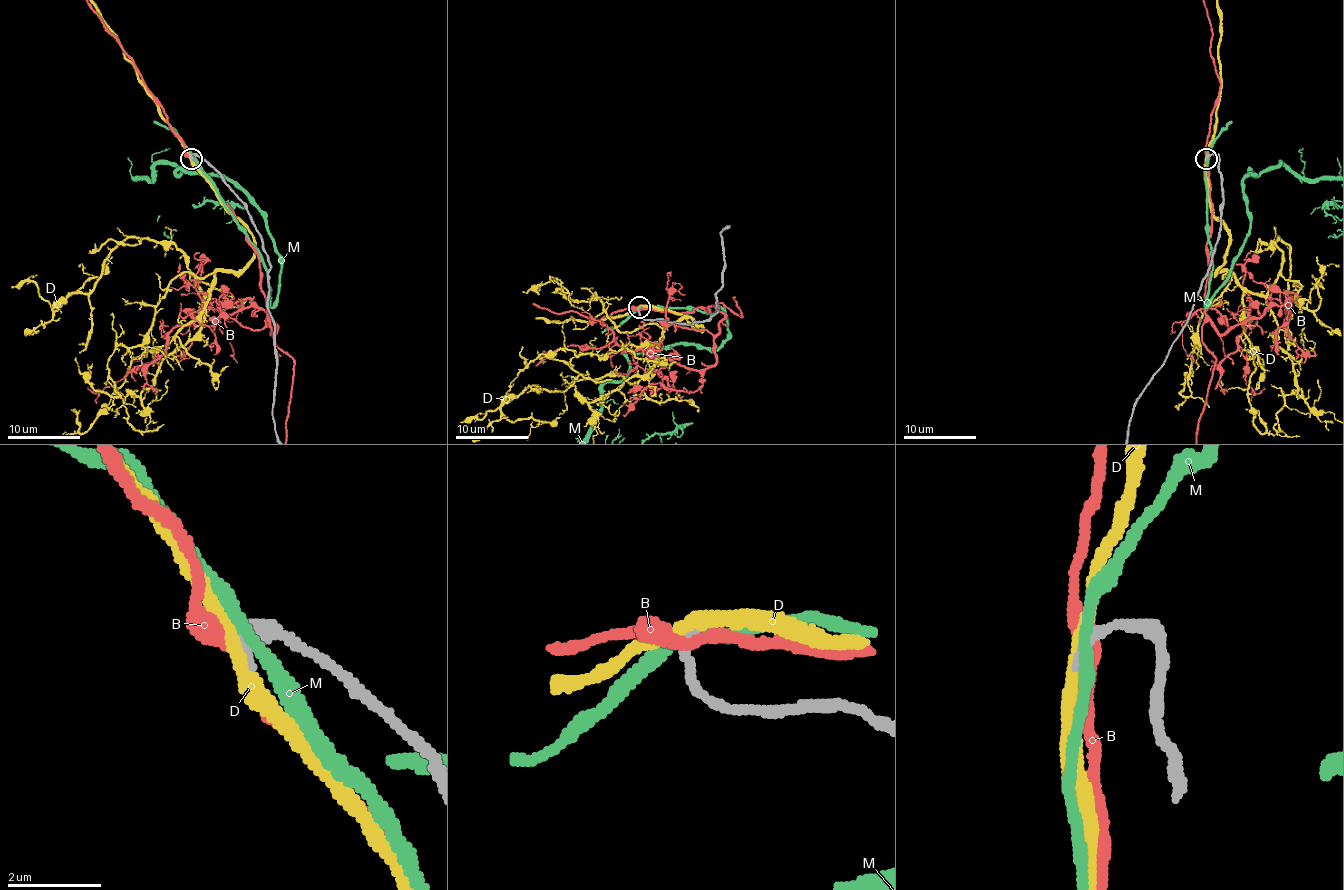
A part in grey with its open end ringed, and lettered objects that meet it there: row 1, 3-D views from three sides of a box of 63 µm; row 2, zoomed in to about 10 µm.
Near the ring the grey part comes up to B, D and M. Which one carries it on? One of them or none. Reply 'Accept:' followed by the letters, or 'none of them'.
Accept: D

